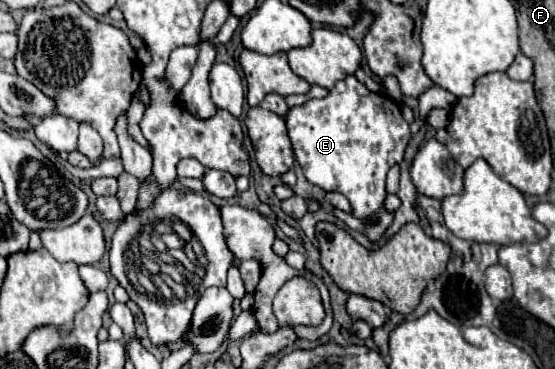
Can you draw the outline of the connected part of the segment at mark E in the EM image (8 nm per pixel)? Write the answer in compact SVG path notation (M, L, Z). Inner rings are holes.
M348 75L346 79L338 81L336 87L330 91L328 97L324 99L308 99L304 105L288 109L286 115L286 127L288 127L288 137L292 141L294 157L300 163L304 177L312 183L318 185L324 191L338 191L342 193L352 209L354 217L366 219L372 213L380 213L380 223L368 225L366 235L370 241L378 241L386 227L392 223L392 213L382 211L382 203L386 199L386 173L392 165L400 163L406 151L406 145L410 141L410 125L404 121L400 113L400 105L386 97L384 93L374 93L368 91L354 75Z

